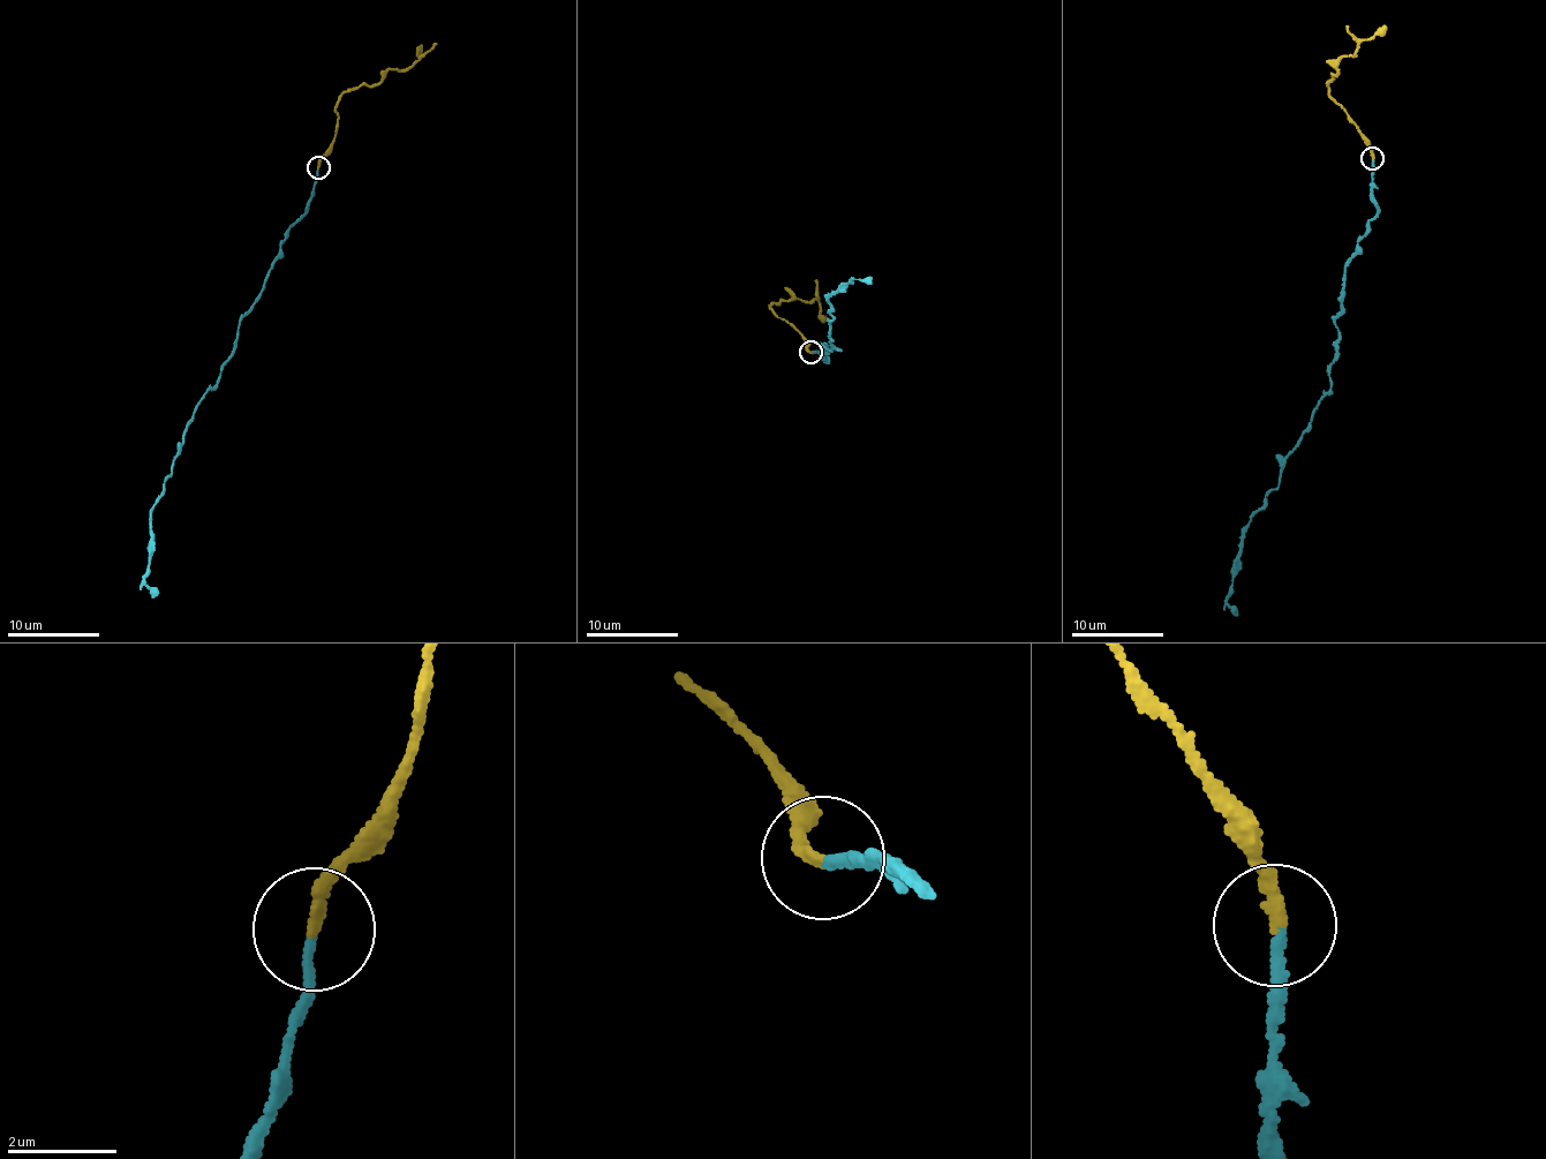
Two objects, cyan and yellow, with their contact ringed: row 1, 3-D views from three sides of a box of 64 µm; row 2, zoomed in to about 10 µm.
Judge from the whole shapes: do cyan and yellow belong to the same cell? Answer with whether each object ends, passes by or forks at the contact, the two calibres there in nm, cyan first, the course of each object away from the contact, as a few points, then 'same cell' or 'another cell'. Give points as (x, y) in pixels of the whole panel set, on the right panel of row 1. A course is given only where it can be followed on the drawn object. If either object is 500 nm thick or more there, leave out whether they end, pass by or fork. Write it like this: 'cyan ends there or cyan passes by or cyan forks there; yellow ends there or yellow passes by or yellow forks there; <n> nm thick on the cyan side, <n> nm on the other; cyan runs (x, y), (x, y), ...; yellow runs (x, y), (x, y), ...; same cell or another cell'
cyan ends there; yellow ends there; 180 nm thick on the cyan side, 240 nm on the other; cyan runs (1373, 159), (1375, 211), (1345, 269), (1330, 386), (1244, 529), (1226, 602), (1232, 611); yellow runs (1373, 159), (1352, 118), (1330, 95), (1328, 83), (1344, 55), (1385, 25); same cell

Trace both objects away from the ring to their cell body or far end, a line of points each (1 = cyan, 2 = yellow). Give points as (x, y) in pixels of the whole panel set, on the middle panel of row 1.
1: (812, 352), (823, 352), (824, 361), (820, 346), (838, 348), (832, 345), (828, 296), (852, 279), (872, 276)
2: (812, 352), (771, 305), (779, 306), (792, 295), (816, 299), (823, 320)

